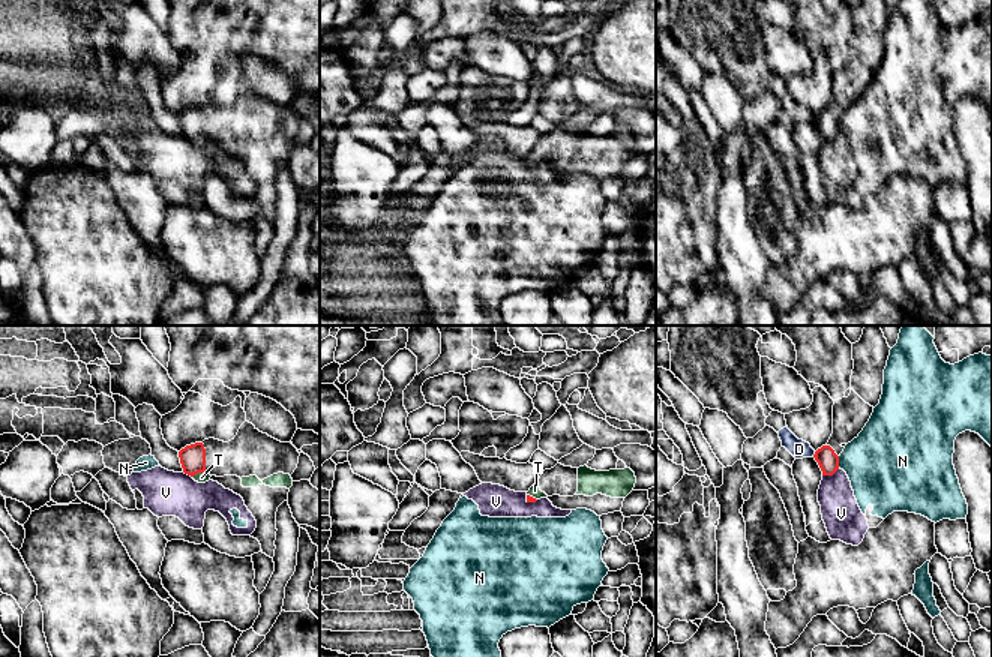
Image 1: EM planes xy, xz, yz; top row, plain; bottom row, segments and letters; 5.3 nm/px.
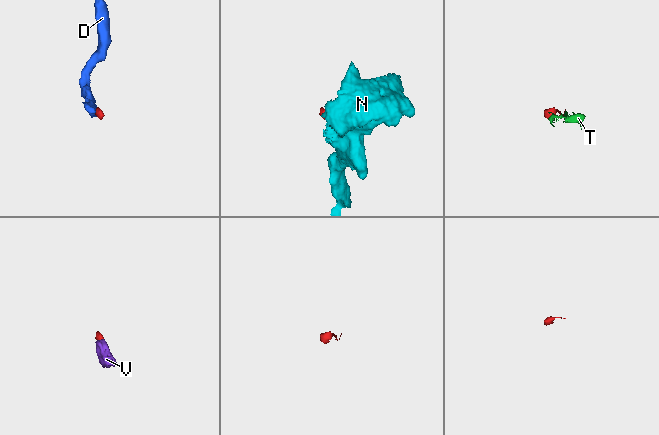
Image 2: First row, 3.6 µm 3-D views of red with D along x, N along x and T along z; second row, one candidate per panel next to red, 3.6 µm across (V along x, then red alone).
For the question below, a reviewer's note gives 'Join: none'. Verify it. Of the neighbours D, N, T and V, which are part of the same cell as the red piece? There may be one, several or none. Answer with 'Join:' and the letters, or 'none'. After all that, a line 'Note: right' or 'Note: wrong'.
Join: T
Note: wrong

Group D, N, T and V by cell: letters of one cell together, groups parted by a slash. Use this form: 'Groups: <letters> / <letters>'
Groups: D / N V / T

